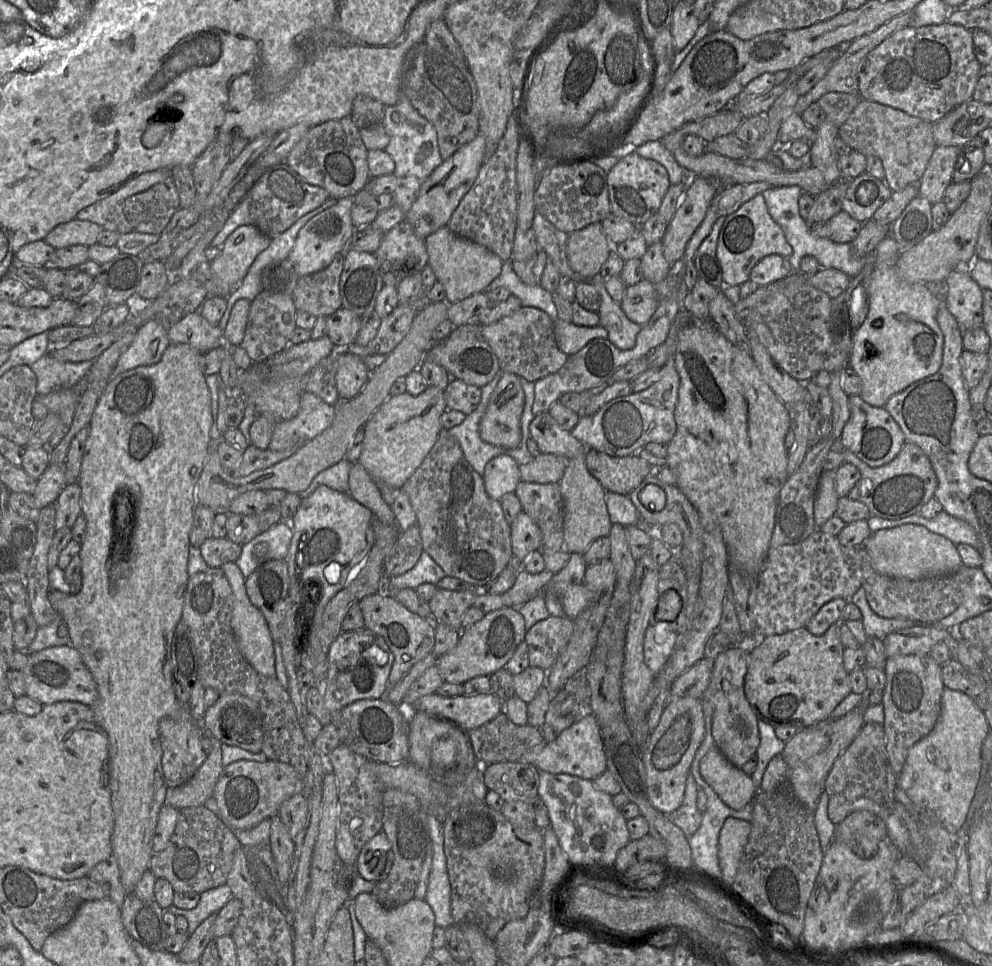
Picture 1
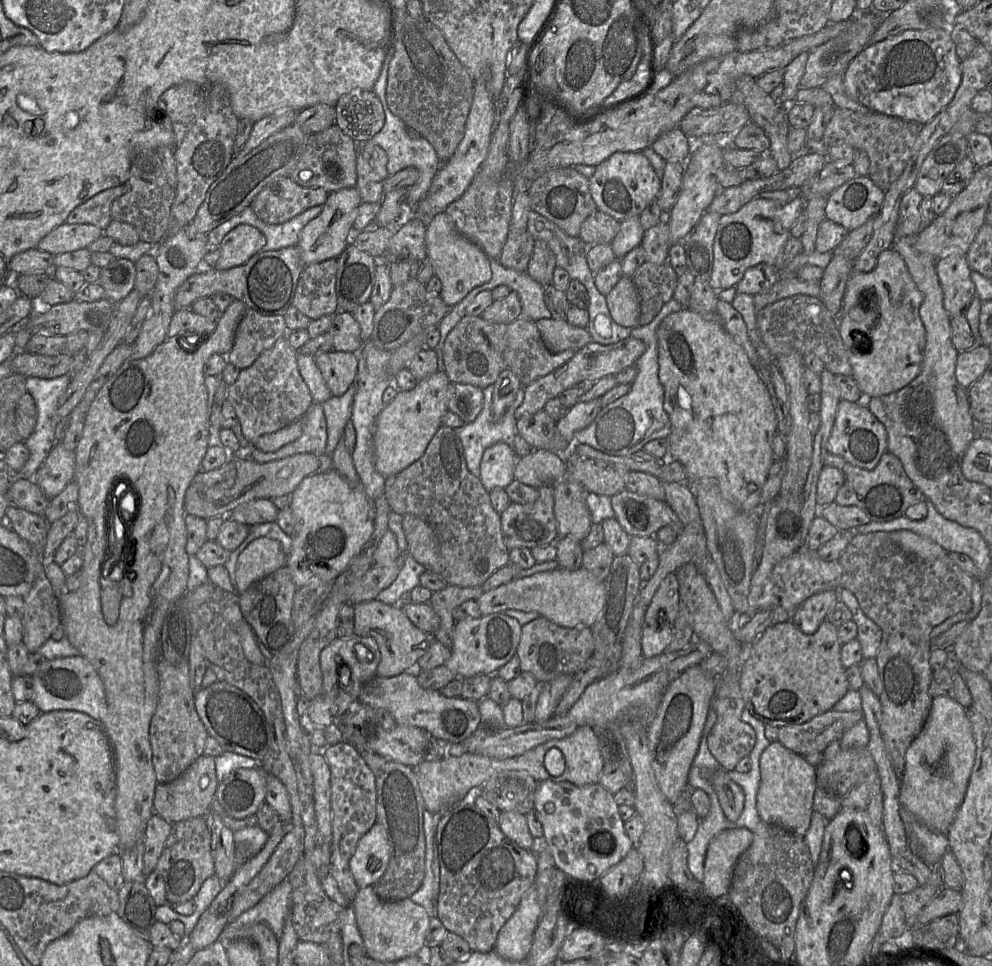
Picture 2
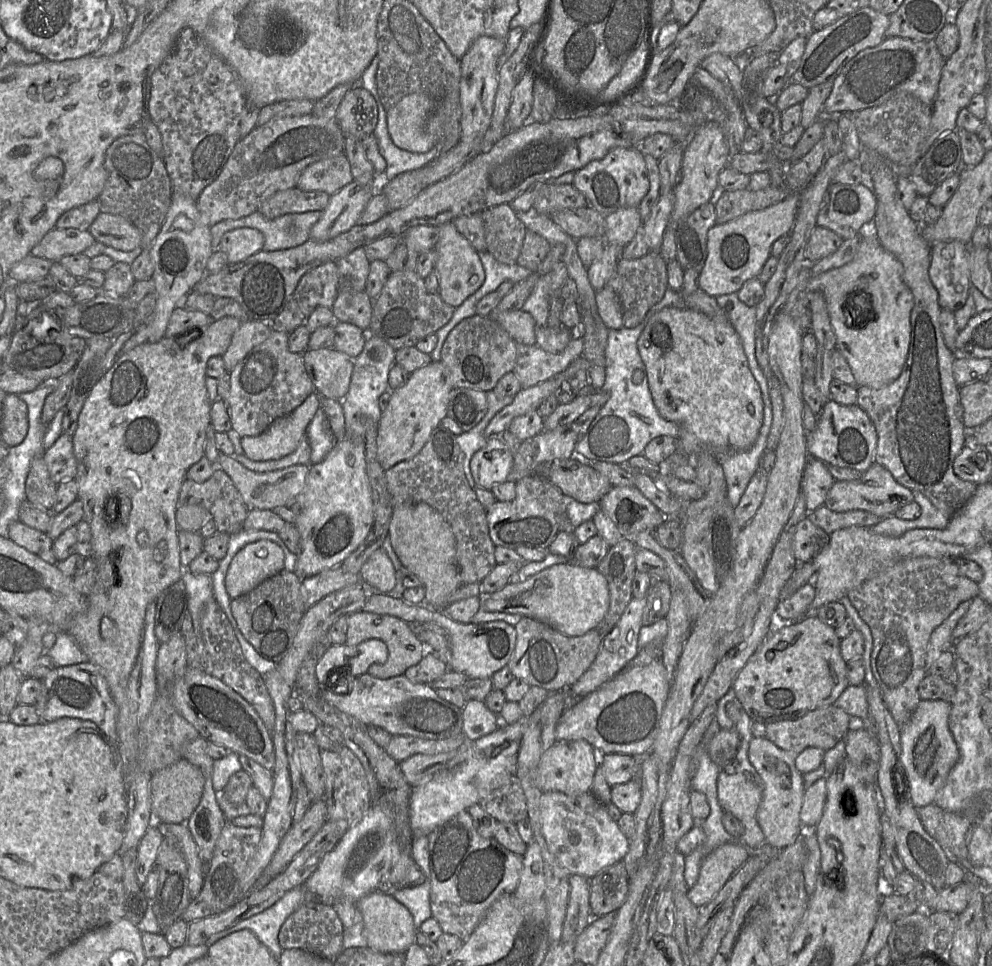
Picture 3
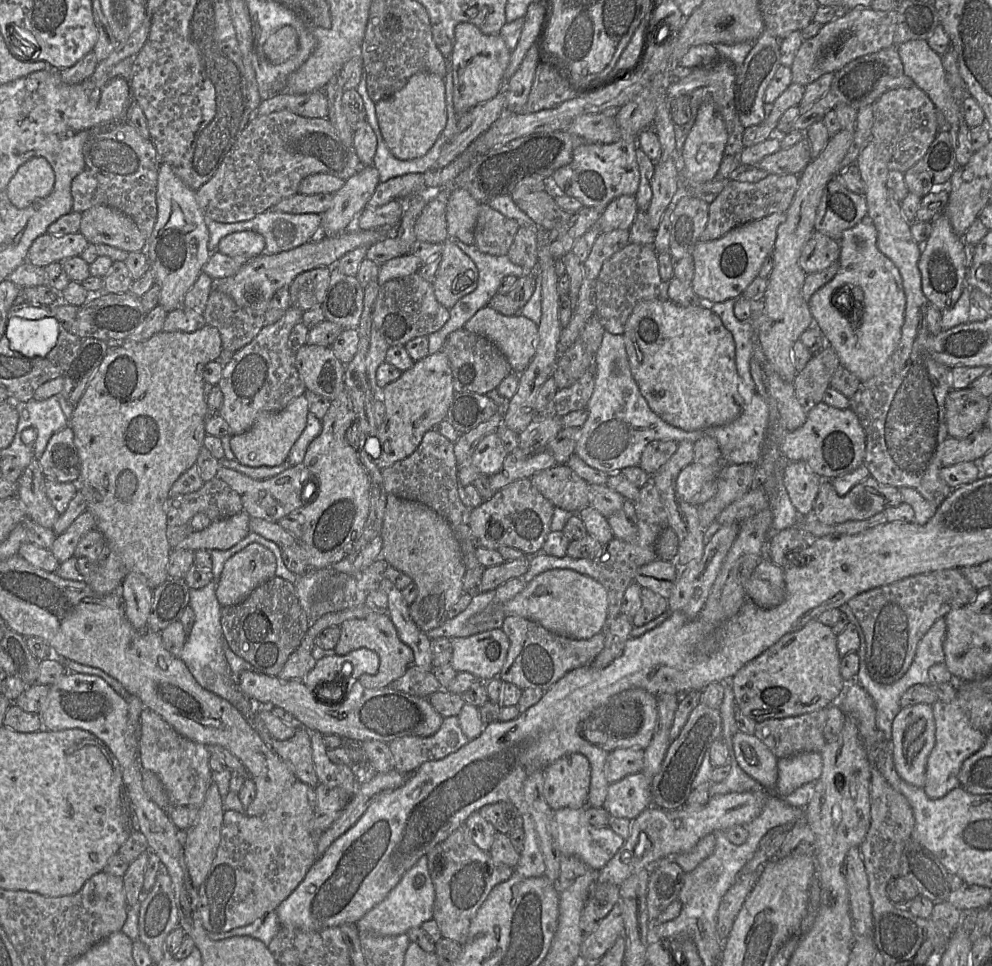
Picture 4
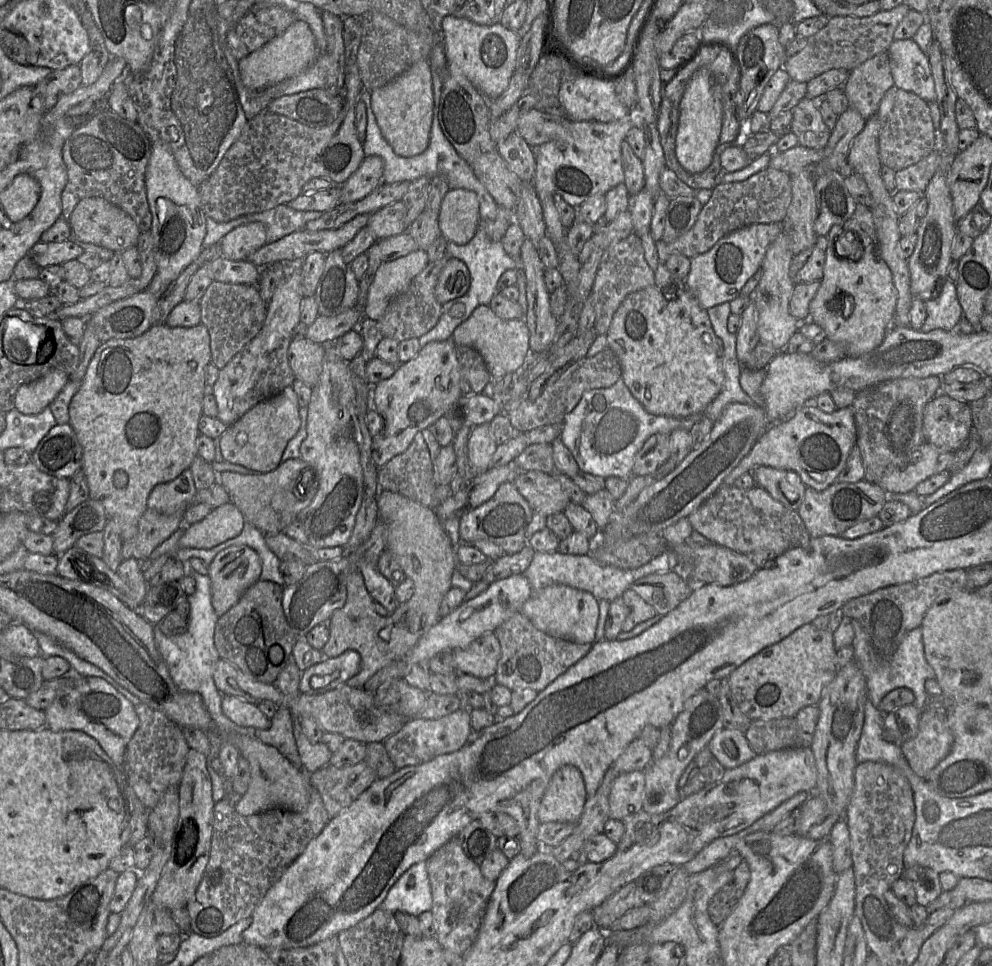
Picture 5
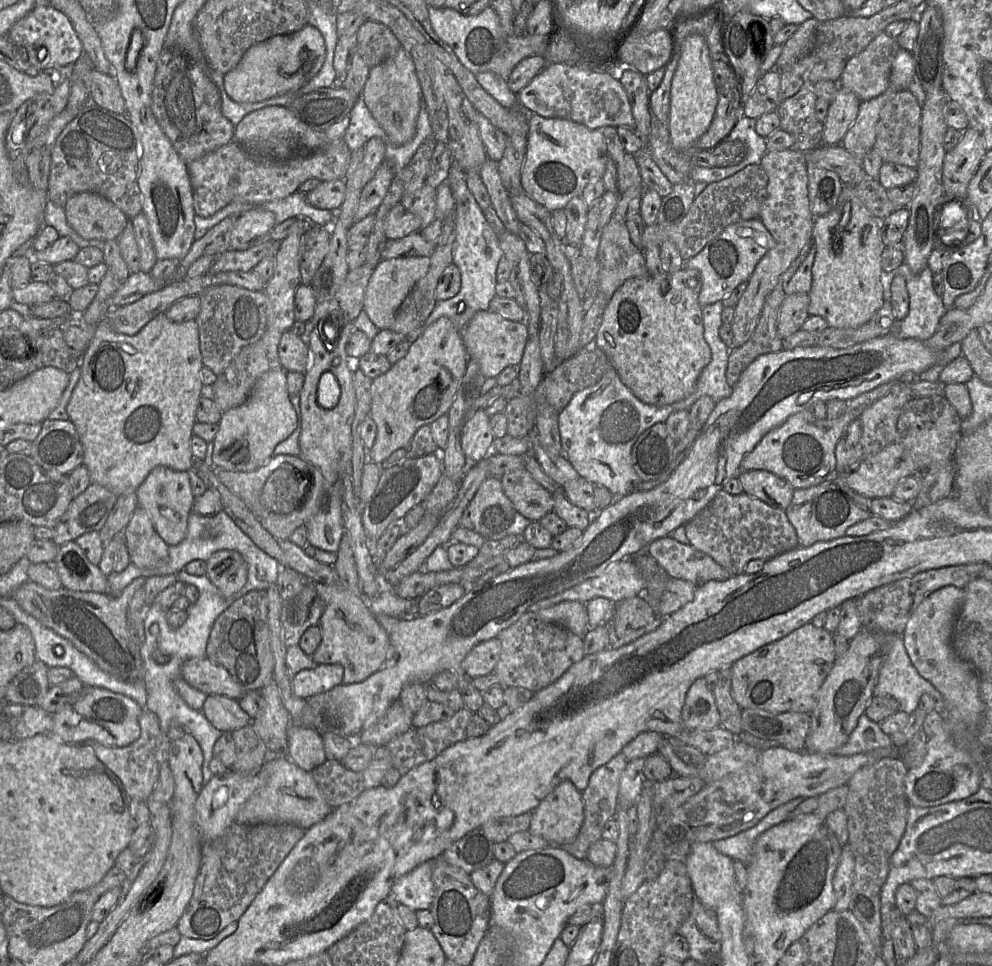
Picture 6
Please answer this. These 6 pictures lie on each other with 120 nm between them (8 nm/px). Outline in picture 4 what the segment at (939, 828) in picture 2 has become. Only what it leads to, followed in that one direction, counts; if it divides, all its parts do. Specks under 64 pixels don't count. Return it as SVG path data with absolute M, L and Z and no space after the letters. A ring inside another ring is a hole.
M915 704L902 708L892 723L889 740L895 768L900 777L911 785L924 787L928 757L936 742L936 726L932 705Z

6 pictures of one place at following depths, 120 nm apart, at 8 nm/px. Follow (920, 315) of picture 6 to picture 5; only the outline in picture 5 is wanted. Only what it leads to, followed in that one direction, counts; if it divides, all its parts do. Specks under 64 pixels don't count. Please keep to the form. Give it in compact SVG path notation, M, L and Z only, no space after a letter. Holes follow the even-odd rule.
M946 279L938 297L925 301L927 317L920 328L927 333L936 329L957 330L963 317L956 286L953 280Z

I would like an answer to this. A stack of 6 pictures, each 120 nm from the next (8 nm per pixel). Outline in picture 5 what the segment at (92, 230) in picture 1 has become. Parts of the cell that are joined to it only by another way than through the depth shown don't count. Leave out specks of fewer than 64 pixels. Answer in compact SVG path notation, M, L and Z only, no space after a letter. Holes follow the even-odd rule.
M70 239L62 242L37 242L29 251L29 256L40 267L62 265L77 259L84 250Z

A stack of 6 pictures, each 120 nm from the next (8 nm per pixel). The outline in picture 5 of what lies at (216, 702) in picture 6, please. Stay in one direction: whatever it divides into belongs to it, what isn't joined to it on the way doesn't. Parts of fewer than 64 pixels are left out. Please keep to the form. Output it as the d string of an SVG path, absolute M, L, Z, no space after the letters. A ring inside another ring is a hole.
M223 696L221 707L224 715L238 726L267 729L271 725L271 719L257 705L234 696Z

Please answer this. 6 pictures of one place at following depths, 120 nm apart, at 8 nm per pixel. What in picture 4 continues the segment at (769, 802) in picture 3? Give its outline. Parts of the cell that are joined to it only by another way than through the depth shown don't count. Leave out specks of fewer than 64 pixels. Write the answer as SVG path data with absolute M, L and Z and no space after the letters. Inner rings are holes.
M738 732L733 736L735 759L742 770L757 780L766 790L774 791L778 780L778 758L755 735ZM747 743L756 752L754 759L743 754L740 744Z

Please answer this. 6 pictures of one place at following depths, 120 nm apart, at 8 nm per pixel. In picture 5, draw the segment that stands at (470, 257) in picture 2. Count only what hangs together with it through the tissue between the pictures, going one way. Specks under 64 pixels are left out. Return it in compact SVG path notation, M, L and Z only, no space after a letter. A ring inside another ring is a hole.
M448 256L435 287L435 296L440 304L461 297L470 287L470 272L458 258Z

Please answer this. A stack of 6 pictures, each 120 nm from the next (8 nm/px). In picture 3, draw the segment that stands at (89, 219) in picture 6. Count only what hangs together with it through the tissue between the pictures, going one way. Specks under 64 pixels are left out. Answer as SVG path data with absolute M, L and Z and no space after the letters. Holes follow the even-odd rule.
M100 212L88 231L97 242L120 251L132 251L142 246L140 230L120 215Z

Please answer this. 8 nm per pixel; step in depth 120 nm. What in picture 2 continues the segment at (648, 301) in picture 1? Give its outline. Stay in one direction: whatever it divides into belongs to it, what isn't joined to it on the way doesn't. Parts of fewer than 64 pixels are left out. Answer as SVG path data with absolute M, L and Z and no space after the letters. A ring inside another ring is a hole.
M622 276L606 296L612 319L620 326L639 326L640 299L636 286L629 277Z

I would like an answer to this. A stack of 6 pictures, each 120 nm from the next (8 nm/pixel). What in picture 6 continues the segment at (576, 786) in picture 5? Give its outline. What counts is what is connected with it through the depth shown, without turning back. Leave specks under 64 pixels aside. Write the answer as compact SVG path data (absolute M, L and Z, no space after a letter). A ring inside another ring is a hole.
M569 780L559 783L533 811L528 831L540 836L550 845L564 847L572 843L577 837L583 824L582 792Z

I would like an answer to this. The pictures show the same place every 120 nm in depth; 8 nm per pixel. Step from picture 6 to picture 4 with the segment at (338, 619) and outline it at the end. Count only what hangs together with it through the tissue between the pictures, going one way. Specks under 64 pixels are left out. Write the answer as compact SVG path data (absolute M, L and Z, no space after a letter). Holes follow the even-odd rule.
M387 495L381 529L382 555L388 565L411 577L418 593L409 605L410 616L420 630L427 633L447 620L447 612L463 591L466 567L460 544L449 523L427 505ZM387 614L371 615L364 619L349 619L340 626L340 637L333 652L345 655L359 648L367 648L379 656L379 668L375 674L362 674L358 681L368 689L380 689L389 686L394 680L403 676L407 669L413 665L413 651L402 642L397 630Z

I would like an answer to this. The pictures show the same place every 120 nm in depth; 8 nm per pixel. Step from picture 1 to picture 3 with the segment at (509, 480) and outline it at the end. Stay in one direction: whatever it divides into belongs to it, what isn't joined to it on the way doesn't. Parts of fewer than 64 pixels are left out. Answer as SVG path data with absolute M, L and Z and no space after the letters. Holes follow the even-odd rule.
M501 436L490 437L470 461L475 486L491 490L506 482L513 467L513 458L514 455Z

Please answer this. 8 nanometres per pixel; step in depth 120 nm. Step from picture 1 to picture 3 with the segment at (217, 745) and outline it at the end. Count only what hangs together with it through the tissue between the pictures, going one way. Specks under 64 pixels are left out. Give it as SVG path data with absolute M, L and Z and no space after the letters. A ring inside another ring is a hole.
M185 759L154 772L150 779L150 806L156 823L185 824L199 805L205 778L201 770Z

